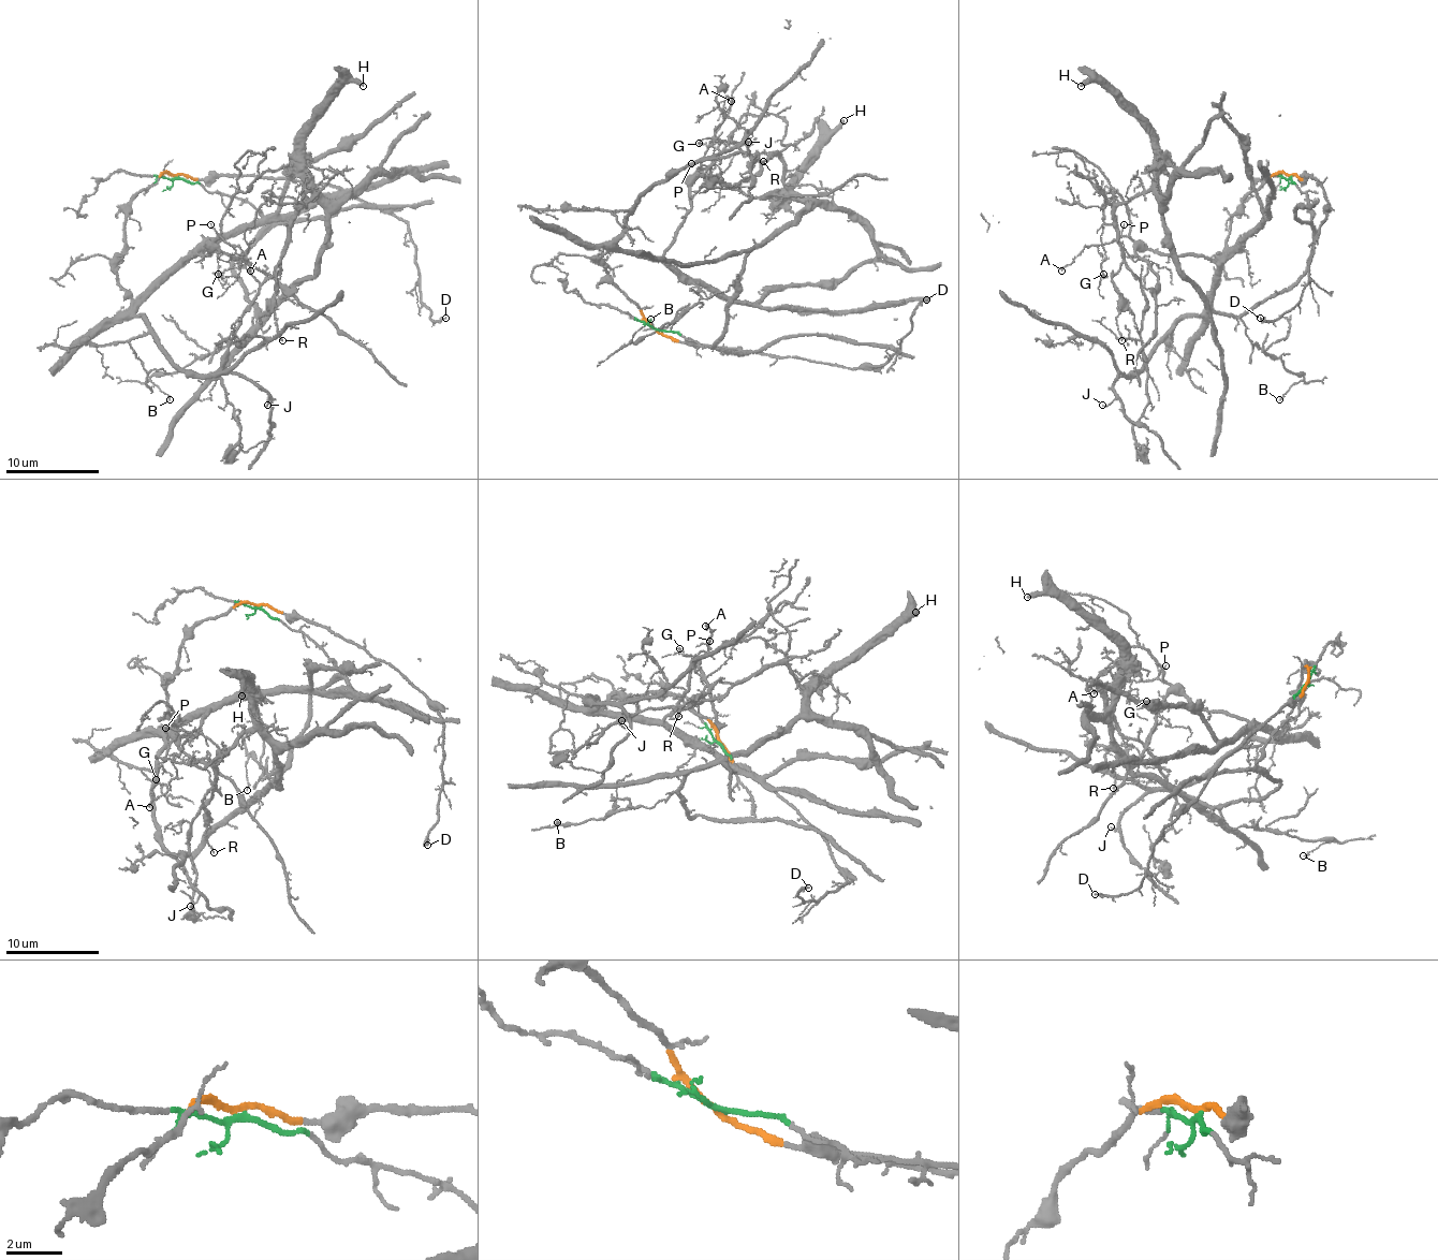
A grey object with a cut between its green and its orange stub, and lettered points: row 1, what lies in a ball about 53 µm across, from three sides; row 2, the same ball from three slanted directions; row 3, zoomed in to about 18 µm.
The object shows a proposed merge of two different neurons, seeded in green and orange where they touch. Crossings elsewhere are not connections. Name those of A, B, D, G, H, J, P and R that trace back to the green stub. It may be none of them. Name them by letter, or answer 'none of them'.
B, G, H, R

